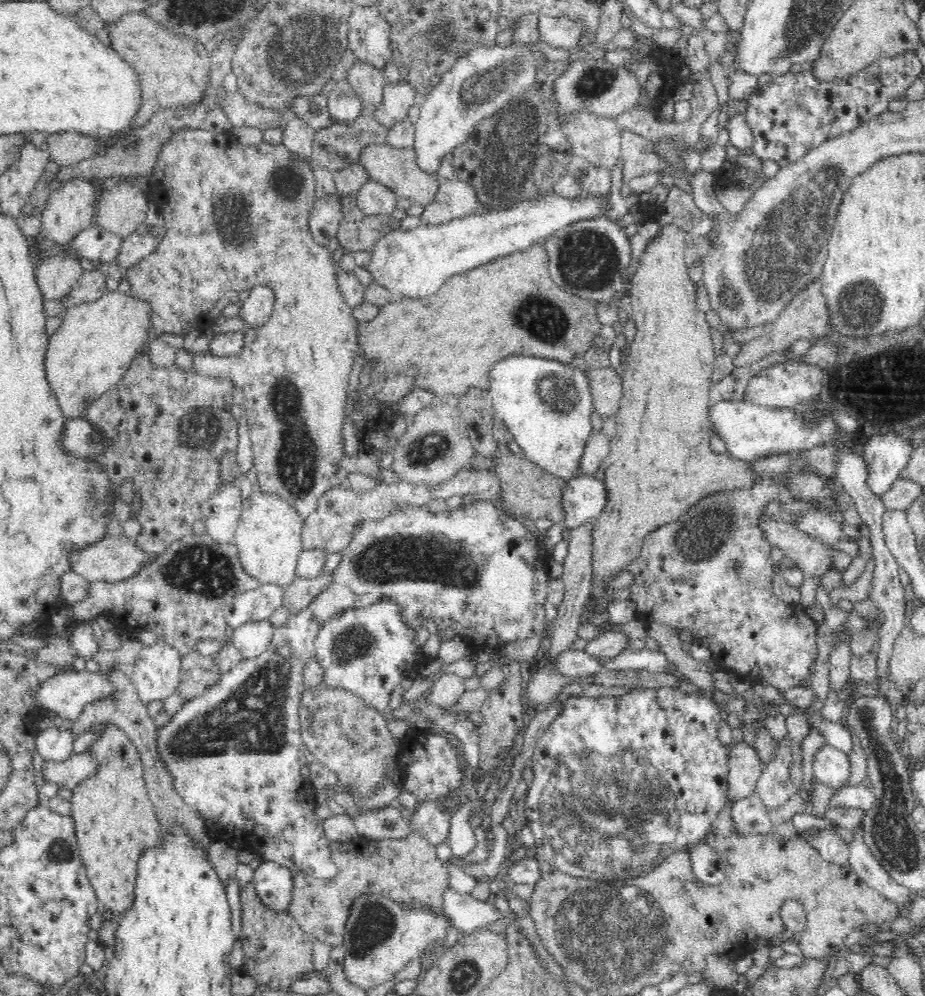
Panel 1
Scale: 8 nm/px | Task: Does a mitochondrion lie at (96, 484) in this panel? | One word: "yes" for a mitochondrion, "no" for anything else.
yes

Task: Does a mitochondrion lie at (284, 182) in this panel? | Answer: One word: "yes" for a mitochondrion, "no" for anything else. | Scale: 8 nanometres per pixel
yes

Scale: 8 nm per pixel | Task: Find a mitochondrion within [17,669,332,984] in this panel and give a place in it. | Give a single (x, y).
(56, 851)

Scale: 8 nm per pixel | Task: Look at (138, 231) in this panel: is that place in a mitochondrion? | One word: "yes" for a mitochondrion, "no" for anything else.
no

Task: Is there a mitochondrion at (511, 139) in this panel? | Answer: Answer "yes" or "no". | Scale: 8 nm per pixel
yes

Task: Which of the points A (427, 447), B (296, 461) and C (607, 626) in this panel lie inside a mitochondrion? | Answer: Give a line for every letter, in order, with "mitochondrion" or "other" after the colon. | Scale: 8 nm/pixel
A: mitochondrion
B: mitochondrion
C: other

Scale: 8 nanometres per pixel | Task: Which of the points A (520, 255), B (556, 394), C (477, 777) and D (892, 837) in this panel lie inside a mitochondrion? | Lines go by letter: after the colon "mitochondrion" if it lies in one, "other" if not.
A: other
B: mitochondrion
C: other
D: mitochondrion

